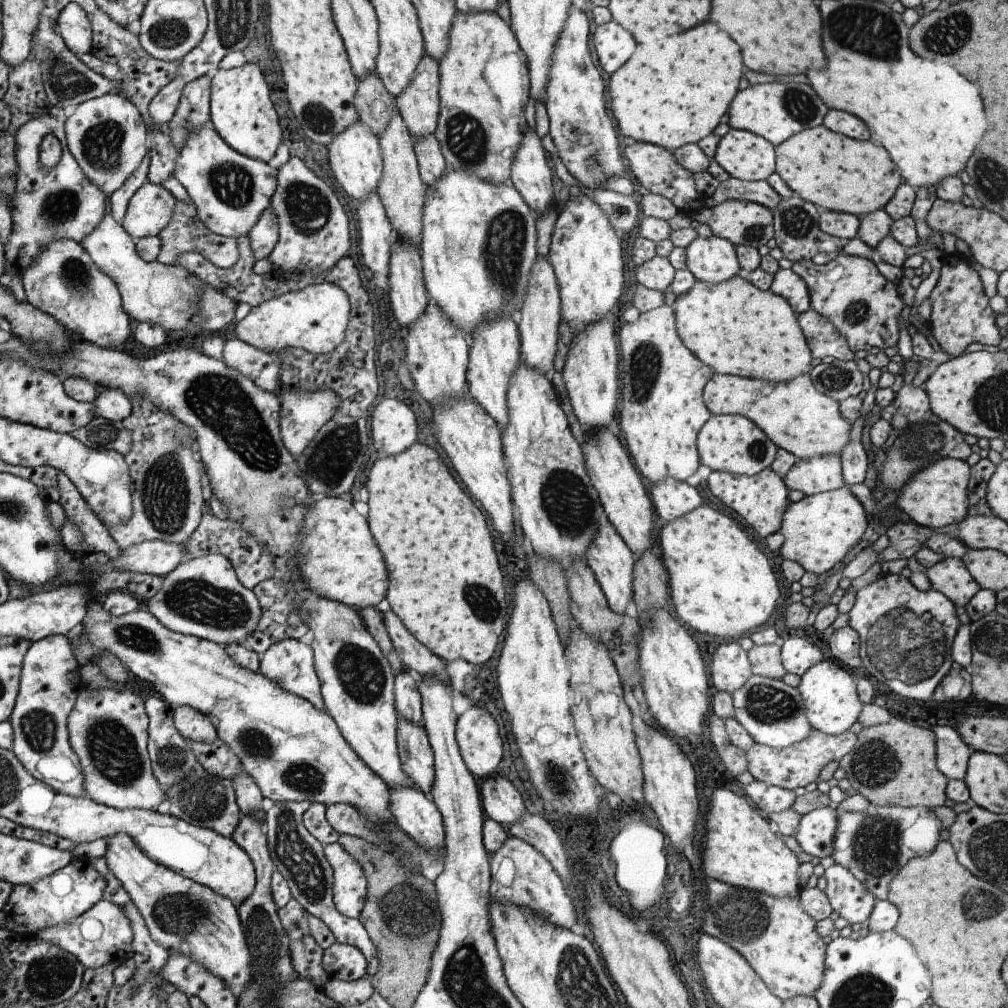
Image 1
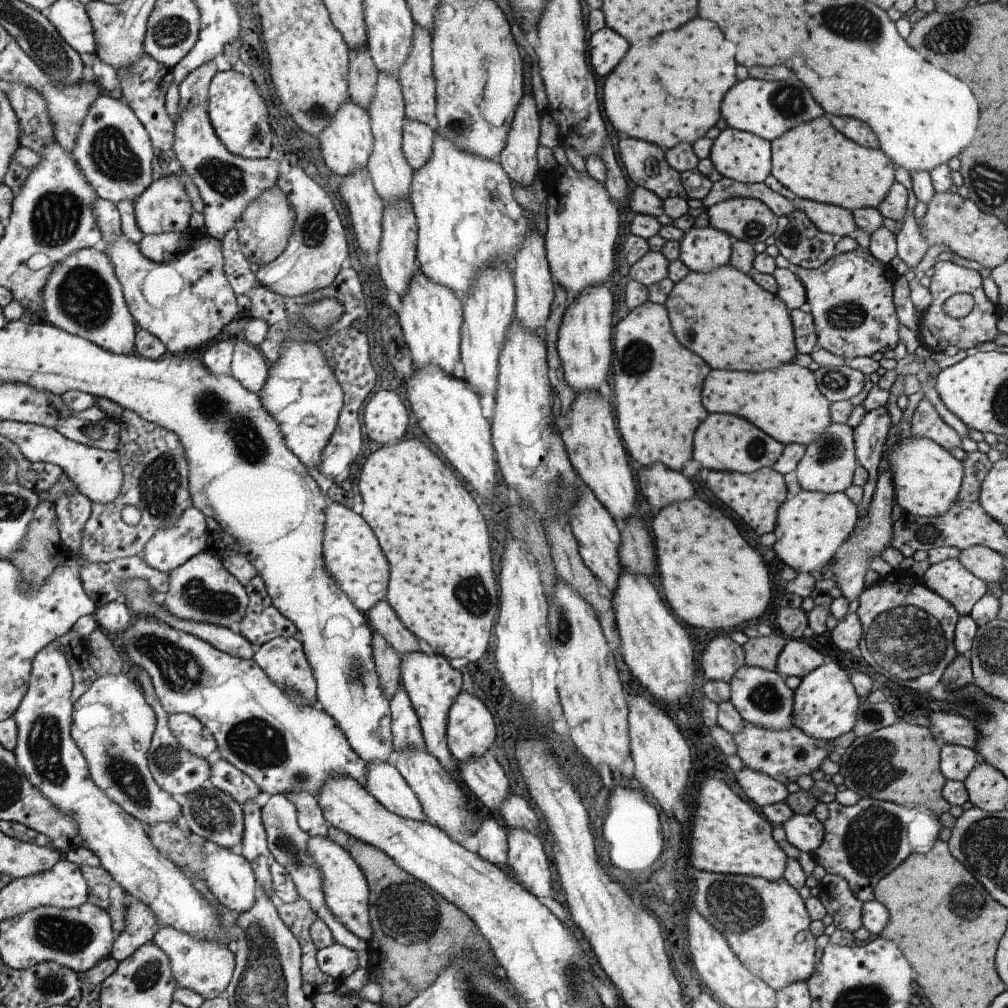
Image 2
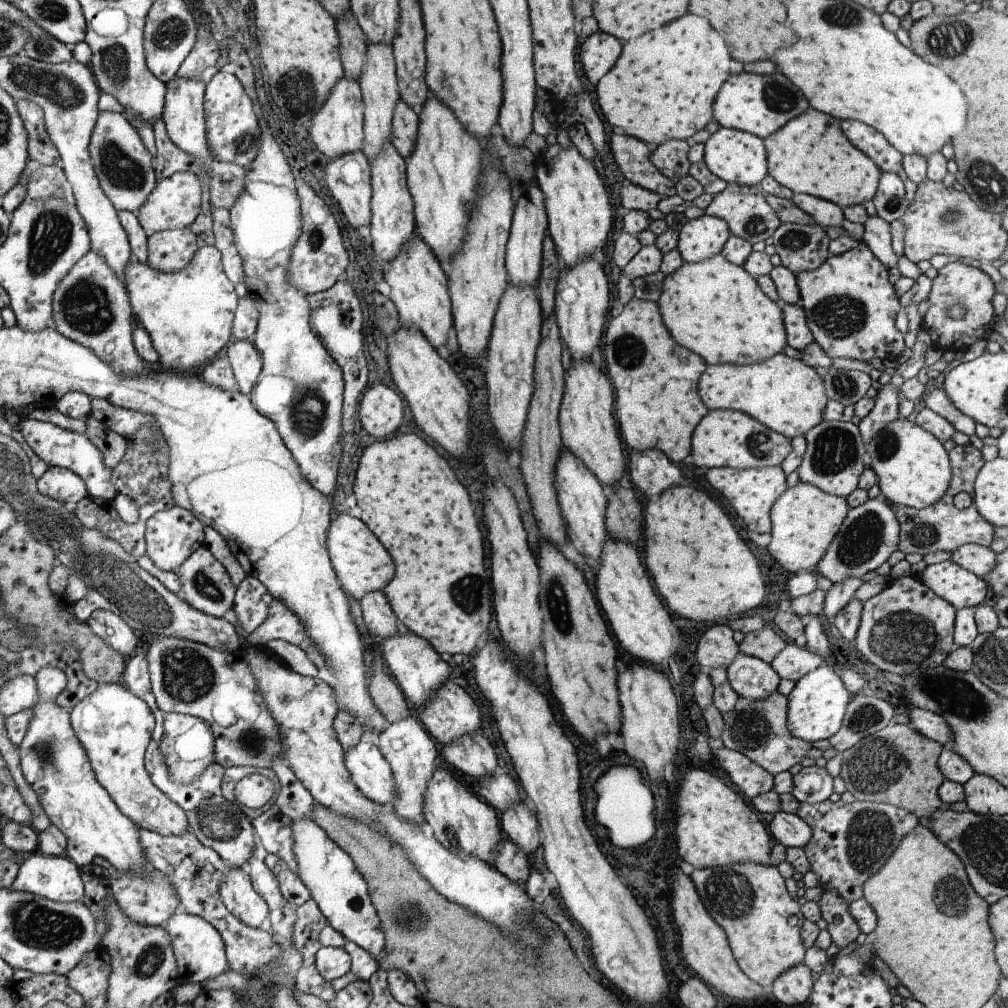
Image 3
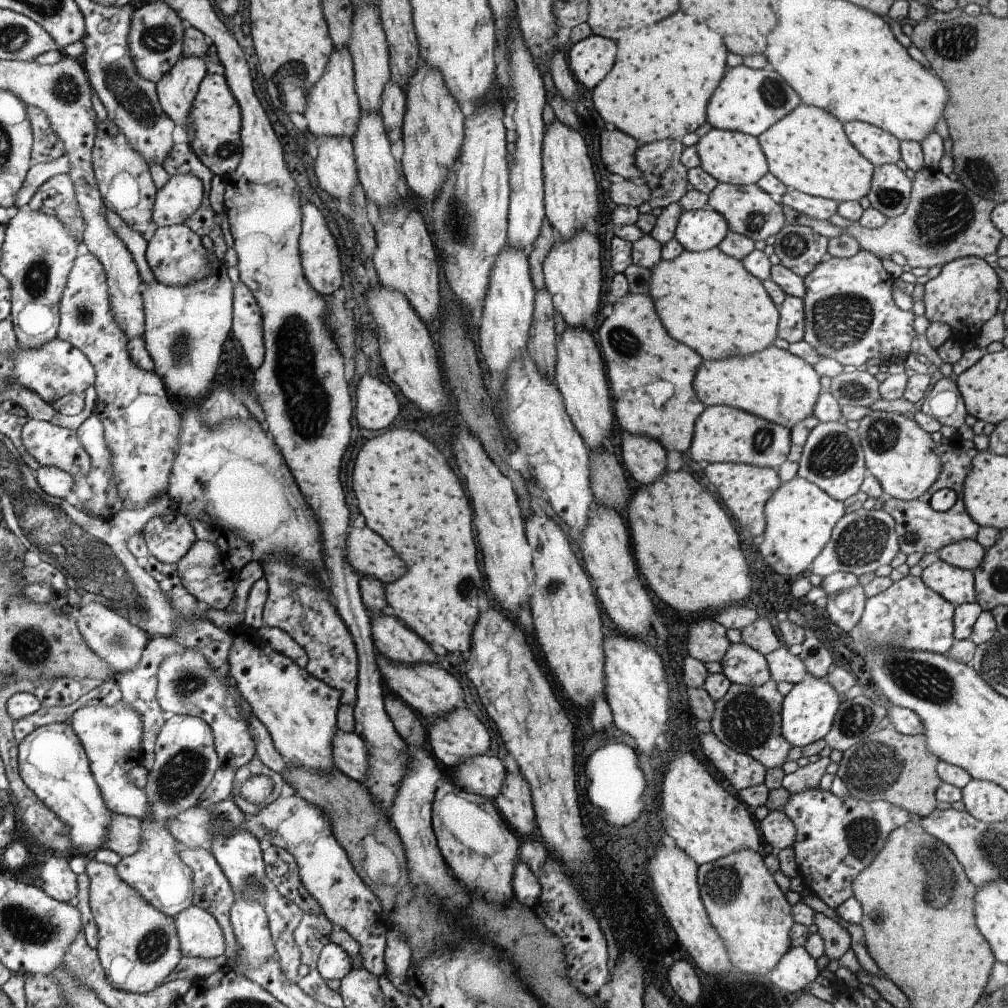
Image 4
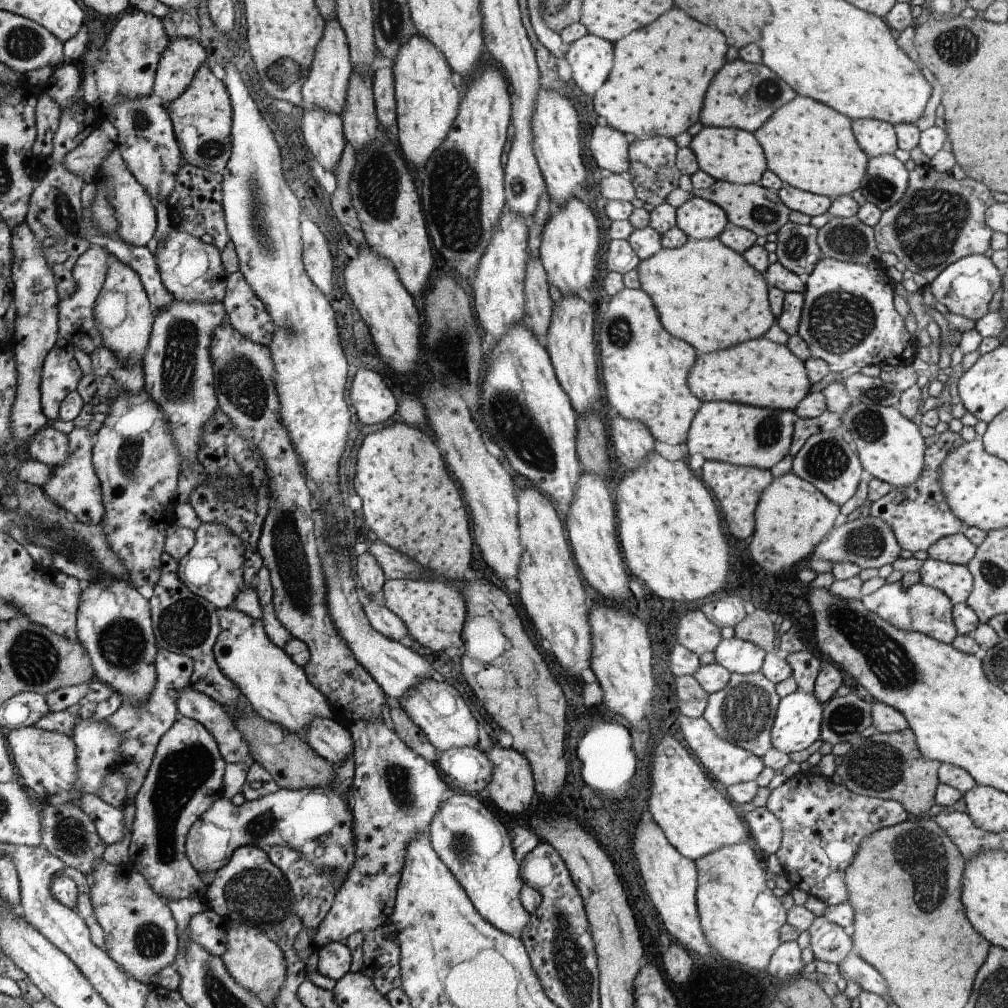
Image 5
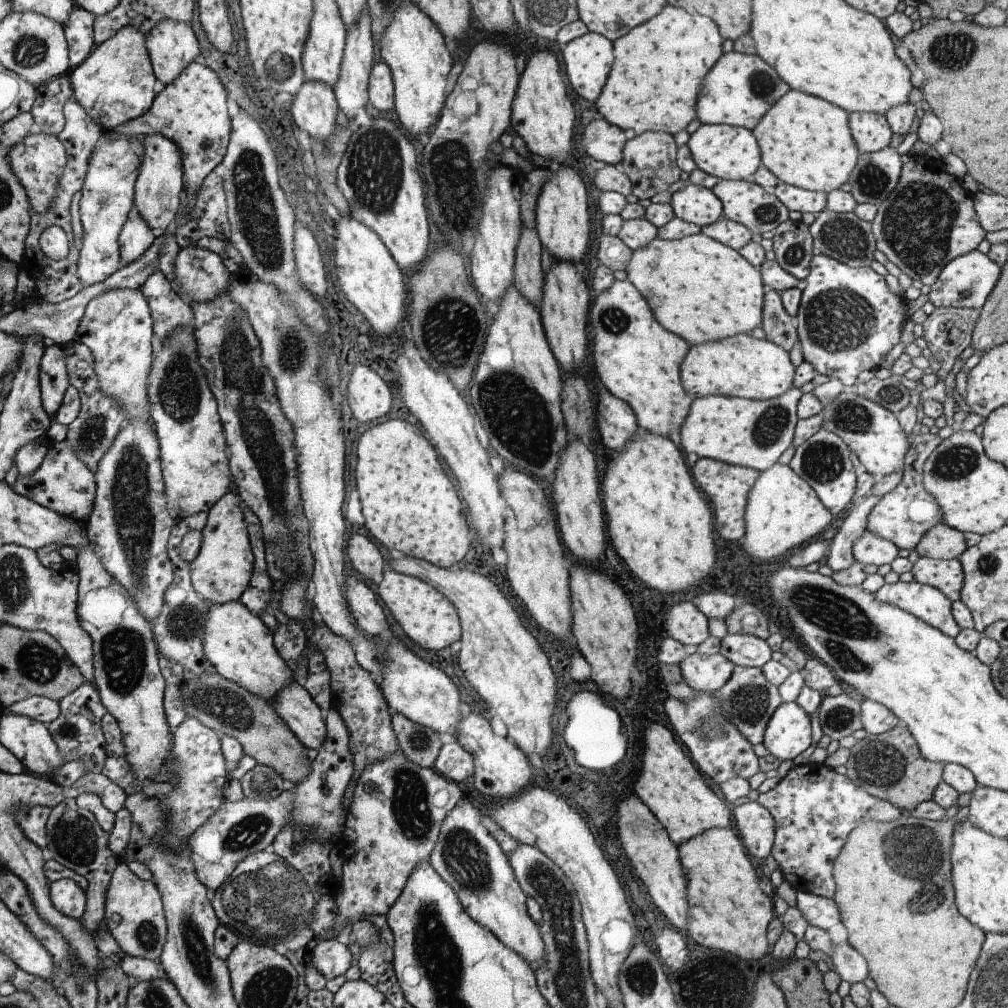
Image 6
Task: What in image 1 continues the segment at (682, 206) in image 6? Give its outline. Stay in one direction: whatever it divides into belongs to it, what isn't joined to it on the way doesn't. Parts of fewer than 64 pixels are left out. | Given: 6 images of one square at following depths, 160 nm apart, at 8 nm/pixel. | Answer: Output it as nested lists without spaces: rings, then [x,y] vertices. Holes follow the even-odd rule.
[[[712,235],[696,237],[686,248],[687,269],[696,281],[721,283],[742,274],[733,245],[728,239]]]

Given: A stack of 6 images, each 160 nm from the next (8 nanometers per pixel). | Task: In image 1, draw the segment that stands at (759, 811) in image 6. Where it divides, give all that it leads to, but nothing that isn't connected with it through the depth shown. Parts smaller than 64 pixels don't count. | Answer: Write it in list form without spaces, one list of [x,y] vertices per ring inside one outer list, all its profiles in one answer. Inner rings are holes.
[[[831,804],[802,815],[793,836],[806,854],[826,858],[833,851],[836,827],[836,806]]]

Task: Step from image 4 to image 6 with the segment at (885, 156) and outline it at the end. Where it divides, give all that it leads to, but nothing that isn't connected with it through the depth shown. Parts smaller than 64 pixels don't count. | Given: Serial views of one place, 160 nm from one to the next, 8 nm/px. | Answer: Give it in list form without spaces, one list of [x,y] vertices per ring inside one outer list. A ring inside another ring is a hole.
[[[849,113],[849,127],[860,153],[875,153],[888,147],[893,130],[885,115]]]

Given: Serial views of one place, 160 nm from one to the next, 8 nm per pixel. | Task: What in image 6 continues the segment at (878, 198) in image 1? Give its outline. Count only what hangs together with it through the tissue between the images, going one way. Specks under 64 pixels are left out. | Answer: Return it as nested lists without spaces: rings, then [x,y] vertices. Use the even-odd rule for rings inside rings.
[[[794,89],[774,102],[752,132],[759,144],[761,164],[779,181],[809,191],[829,193],[848,182],[860,154],[846,110]]]

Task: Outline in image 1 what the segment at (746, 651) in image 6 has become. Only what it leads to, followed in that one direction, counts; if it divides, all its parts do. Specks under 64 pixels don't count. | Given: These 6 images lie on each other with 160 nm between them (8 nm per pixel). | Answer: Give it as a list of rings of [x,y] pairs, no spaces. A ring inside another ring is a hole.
[[[750,675],[747,681],[731,693],[734,718],[746,727],[754,742],[771,747],[789,747],[800,742],[812,730],[805,715],[803,696],[798,688],[787,685],[783,680],[760,675]]]

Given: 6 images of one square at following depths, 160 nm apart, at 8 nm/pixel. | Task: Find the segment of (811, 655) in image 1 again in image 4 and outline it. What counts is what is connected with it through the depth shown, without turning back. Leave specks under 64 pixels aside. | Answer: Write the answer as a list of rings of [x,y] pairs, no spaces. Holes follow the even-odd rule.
[[[780,645],[765,657],[771,679],[774,682],[786,681],[795,685],[802,682],[808,675],[806,667],[798,655],[792,655],[788,651],[788,647],[784,645]]]

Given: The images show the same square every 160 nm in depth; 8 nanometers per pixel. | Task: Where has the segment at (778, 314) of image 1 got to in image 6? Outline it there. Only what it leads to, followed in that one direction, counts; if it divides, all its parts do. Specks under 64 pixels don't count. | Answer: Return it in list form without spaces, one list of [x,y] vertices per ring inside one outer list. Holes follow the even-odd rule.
[[[702,232],[672,240],[657,236],[646,246],[633,250],[624,271],[627,279],[646,299],[656,320],[666,330],[689,342],[690,346],[750,333],[752,329],[761,326],[765,294],[759,269],[752,266],[739,251]]]

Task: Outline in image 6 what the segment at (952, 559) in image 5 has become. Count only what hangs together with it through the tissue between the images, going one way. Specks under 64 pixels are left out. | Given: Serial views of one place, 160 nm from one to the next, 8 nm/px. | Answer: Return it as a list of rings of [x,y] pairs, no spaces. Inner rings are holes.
[[[940,522],[925,532],[914,550],[921,557],[930,559],[957,559],[968,547],[965,535],[950,525]]]

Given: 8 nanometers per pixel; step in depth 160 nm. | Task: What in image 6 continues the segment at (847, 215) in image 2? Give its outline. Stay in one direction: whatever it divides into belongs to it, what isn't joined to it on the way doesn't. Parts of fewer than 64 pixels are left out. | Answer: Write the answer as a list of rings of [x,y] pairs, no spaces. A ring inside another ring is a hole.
[[[782,181],[772,188],[771,191],[789,210],[818,214],[818,212],[822,212],[827,208],[827,193],[824,191],[809,191]]]

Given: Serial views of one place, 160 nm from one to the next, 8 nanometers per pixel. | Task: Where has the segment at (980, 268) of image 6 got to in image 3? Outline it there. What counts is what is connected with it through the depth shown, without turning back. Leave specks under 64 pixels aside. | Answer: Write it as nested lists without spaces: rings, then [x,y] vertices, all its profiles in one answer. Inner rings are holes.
[[[955,260],[941,268],[938,276],[932,281],[928,298],[929,308],[924,315],[922,328],[931,336],[933,346],[940,347],[947,353],[949,351],[959,353],[967,350],[976,340],[987,338],[994,327],[992,298],[997,292],[990,276],[980,267]],[[957,305],[965,310],[959,319],[949,315],[949,309]]]

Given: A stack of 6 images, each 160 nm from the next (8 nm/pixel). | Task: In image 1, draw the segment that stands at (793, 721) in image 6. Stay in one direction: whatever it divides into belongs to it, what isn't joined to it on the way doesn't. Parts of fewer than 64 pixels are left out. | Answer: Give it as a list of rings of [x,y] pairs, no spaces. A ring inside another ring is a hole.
[[[825,658],[822,662],[811,666],[801,677],[801,684],[798,686],[803,696],[805,715],[812,729],[822,731],[827,735],[839,735],[848,731],[850,726],[858,720],[863,709],[863,702],[860,700],[856,681],[844,668],[828,661]]]

